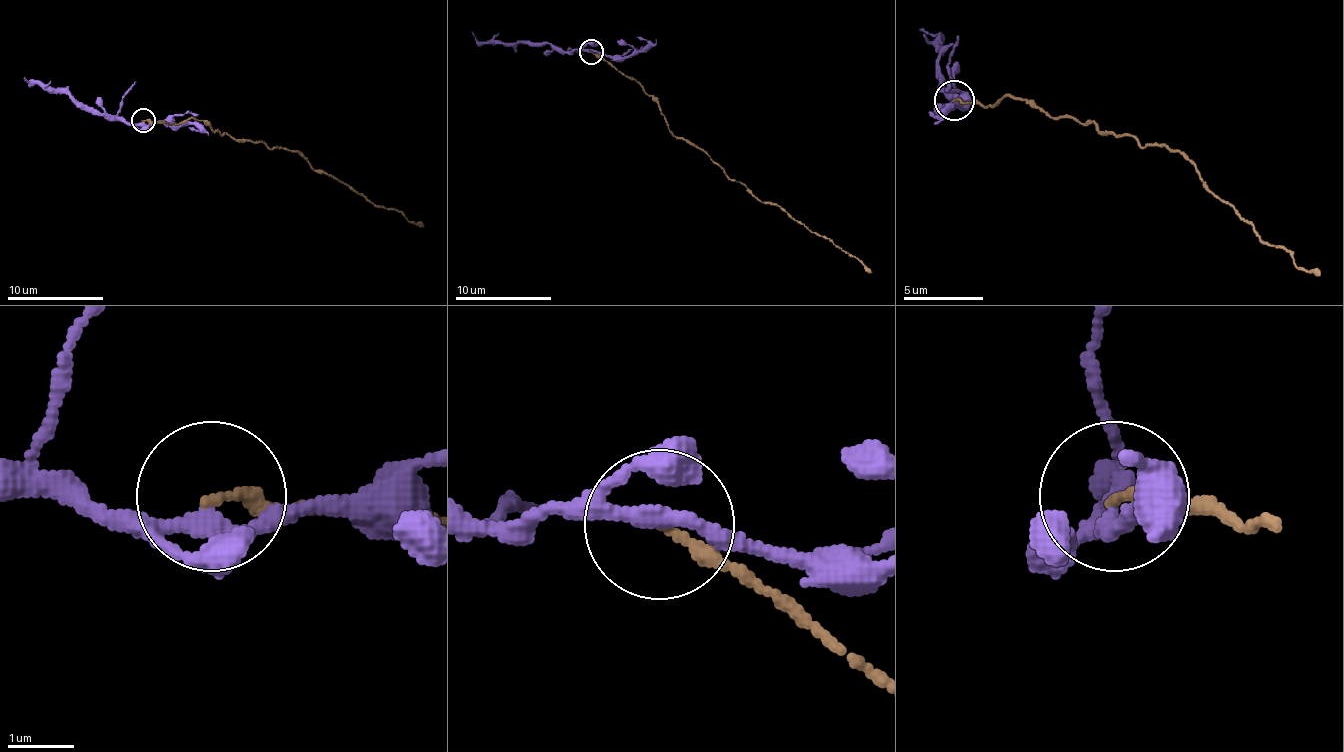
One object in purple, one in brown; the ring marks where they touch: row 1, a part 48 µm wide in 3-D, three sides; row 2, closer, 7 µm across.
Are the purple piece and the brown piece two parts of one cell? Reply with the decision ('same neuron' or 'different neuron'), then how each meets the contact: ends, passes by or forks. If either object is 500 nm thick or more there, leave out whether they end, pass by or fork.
different neuron; purple passes by; brown ends

